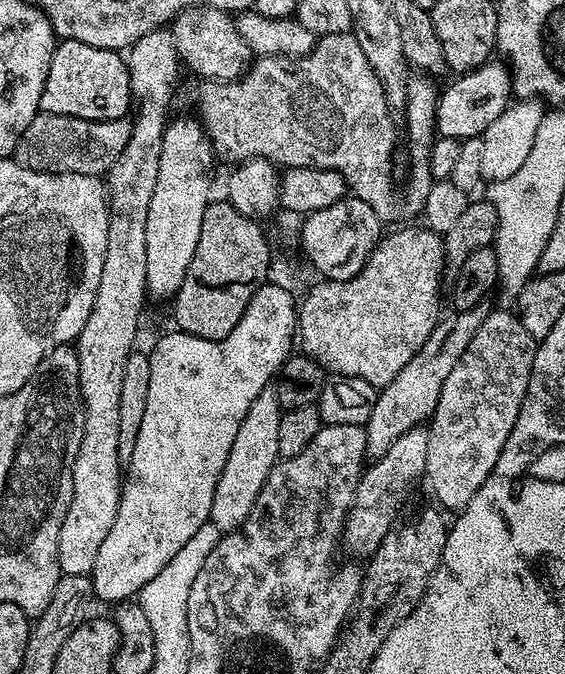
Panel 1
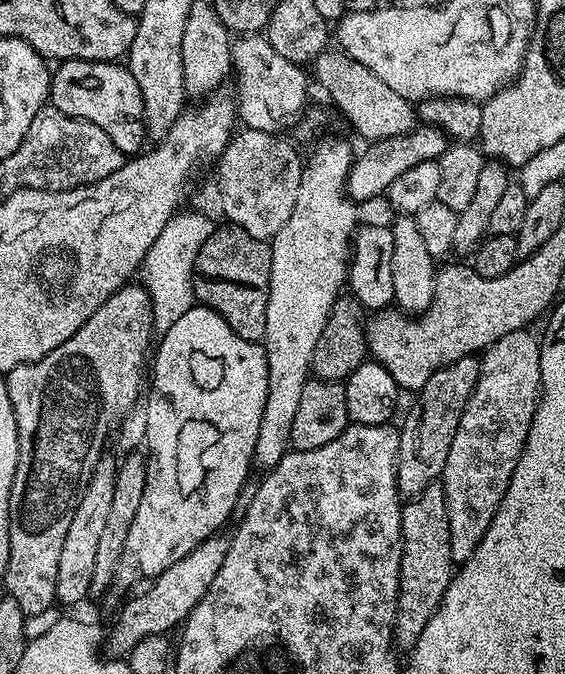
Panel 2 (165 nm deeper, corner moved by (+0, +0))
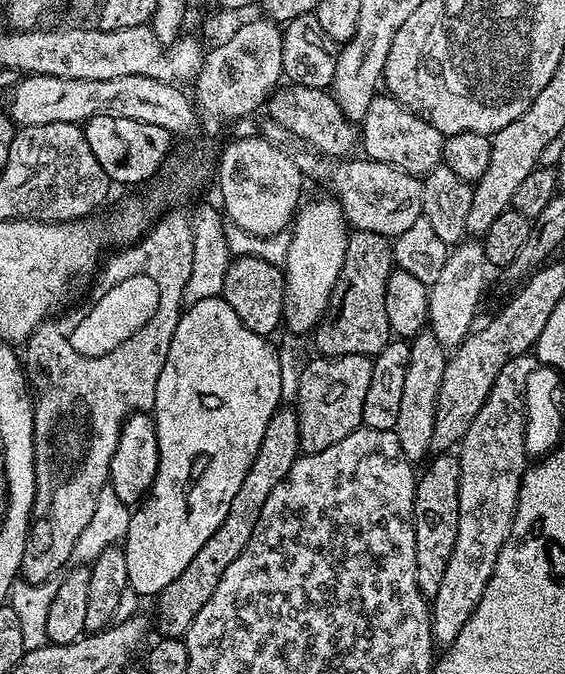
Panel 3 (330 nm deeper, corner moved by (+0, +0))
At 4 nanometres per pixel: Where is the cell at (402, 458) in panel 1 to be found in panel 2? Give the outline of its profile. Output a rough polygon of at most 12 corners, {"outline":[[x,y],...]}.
{"outline":[[463,356],[415,393],[399,425],[396,489],[443,477],[454,430],[478,382]]}

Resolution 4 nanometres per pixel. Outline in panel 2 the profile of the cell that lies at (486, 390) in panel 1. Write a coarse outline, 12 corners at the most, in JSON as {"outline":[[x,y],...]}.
{"outline":[[540,340],[484,349],[442,483],[456,566],[478,550],[536,413]]}

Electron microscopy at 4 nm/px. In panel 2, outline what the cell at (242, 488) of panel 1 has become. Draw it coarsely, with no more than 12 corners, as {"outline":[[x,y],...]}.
{"outline":[[328,136],[270,241],[266,406],[252,459],[270,470],[342,294],[354,151]]}

